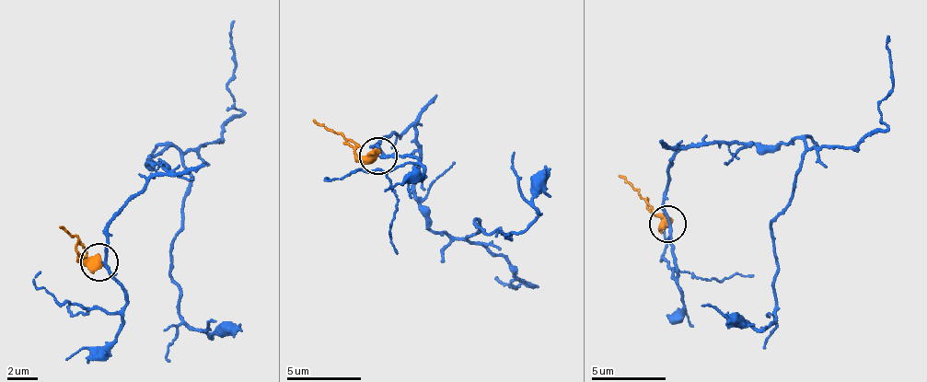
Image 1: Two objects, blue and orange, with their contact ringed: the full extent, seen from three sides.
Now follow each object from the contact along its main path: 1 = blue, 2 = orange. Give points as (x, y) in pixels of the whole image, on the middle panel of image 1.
1: (378, 156), (411, 128), (413, 197), (457, 238), (474, 223), (515, 233), (537, 208), (515, 151)
2: (376, 155), (358, 155), (344, 138), (314, 119)

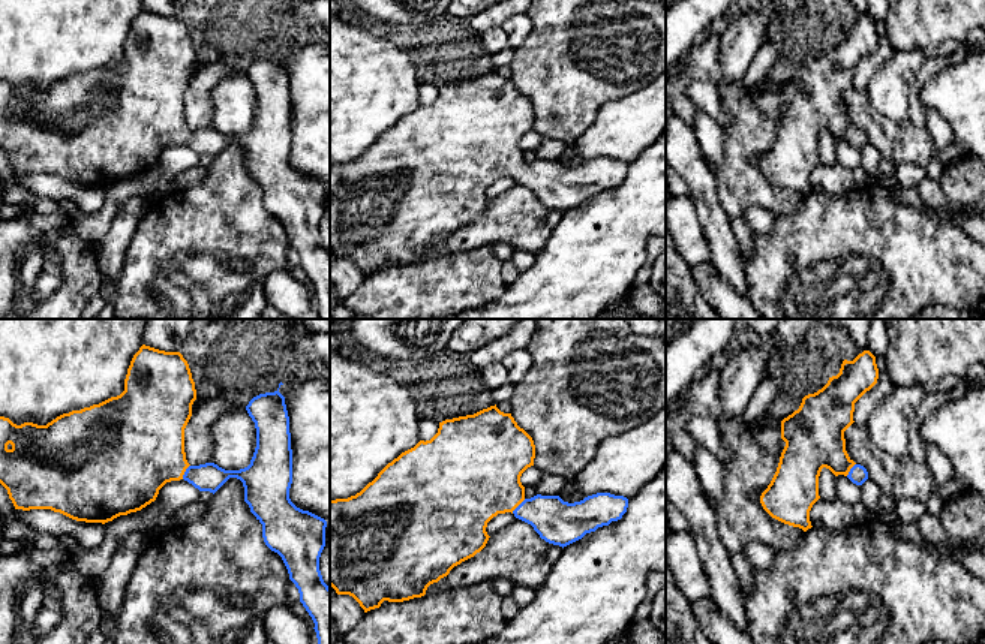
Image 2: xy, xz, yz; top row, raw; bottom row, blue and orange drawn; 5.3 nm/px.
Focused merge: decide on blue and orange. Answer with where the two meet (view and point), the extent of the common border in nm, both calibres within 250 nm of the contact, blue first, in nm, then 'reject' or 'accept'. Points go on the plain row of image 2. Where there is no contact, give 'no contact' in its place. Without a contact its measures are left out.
xz (517, 171) | 110 nm | 240/420 nm | accept

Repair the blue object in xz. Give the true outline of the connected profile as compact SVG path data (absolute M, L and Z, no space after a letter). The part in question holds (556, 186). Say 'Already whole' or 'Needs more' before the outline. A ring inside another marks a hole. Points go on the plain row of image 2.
Needs more. M496 69L439 87L438 97L430 105L420 105L402 117L360 157L330 165L330 250L337 259L352 261L367 277L379 273L384 265L403 267L424 261L430 249L486 211L490 202L487 187L498 178L511 177L531 189L541 204L564 213L586 198L621 184L627 177L628 163L610 157L597 157L574 168L564 166L559 160L537 159L526 163L520 141L534 130L534 123L532 102L517 90L511 78L501 76Z

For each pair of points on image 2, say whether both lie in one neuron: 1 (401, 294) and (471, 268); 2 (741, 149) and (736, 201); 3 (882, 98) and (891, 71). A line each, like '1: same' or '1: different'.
1: same
2: same
3: same

